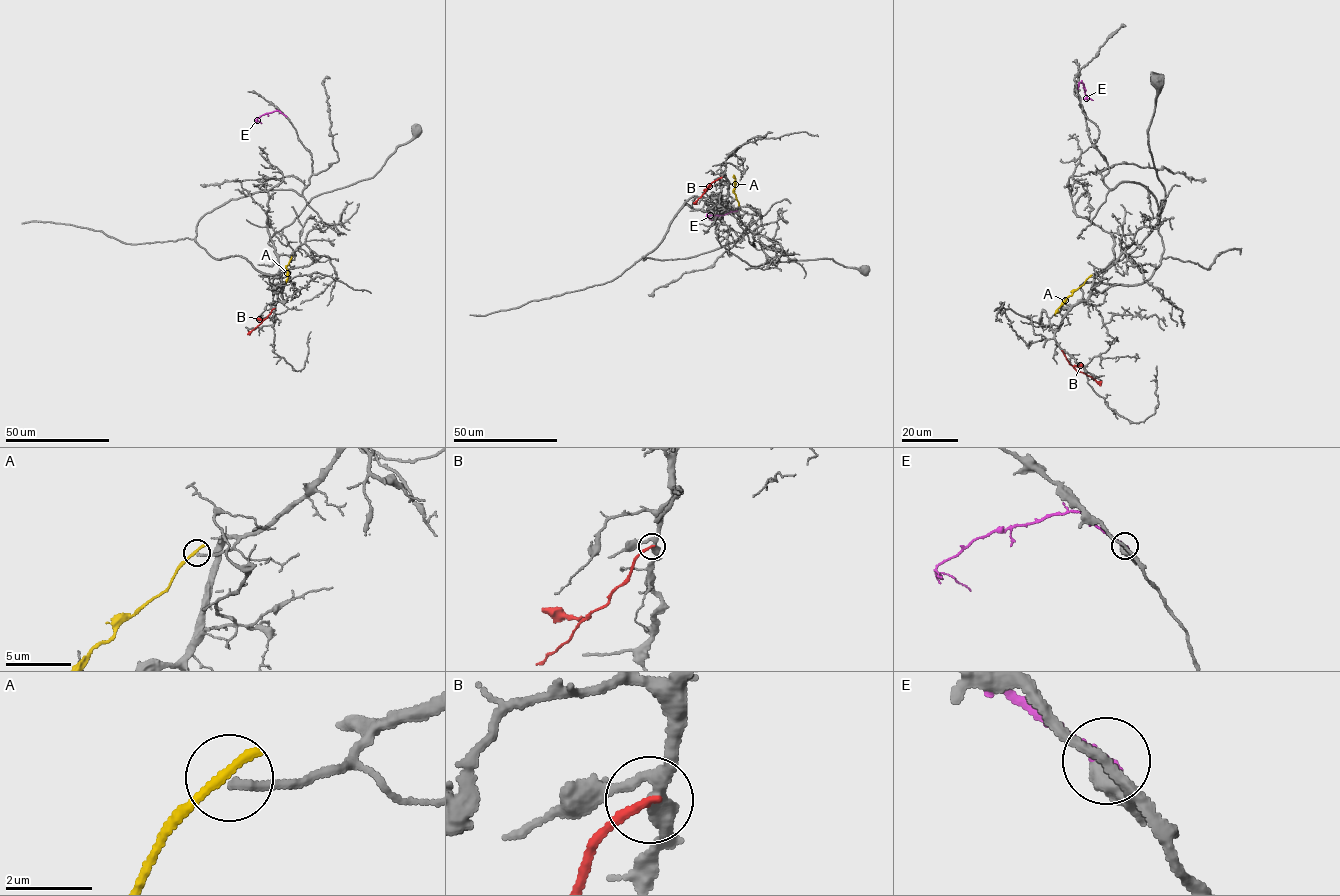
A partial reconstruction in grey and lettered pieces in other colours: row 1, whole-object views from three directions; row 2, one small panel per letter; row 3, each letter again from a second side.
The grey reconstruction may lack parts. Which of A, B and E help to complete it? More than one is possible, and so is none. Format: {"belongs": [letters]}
{"belongs": []}

